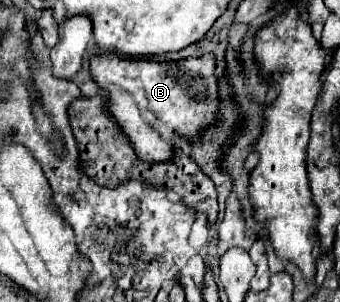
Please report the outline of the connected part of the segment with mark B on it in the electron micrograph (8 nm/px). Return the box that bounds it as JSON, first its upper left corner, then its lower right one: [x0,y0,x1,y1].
[90,53,218,161]

